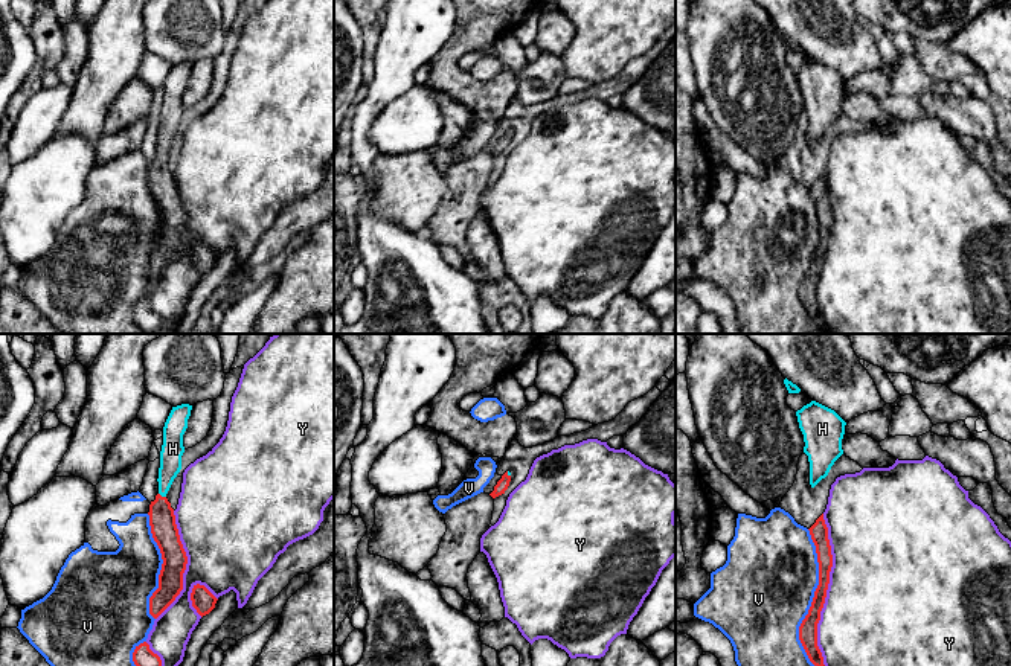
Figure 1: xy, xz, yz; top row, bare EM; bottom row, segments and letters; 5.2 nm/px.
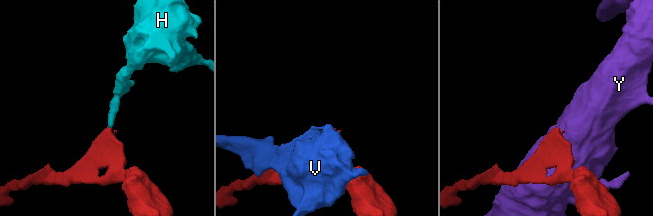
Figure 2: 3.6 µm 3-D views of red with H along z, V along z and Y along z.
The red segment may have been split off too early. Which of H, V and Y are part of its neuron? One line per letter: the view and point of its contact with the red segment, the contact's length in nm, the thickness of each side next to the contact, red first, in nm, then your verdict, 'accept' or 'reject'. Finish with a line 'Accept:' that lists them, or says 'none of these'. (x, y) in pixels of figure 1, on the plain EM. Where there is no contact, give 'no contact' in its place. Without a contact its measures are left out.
H: contact xy (160, 154); length 50 nm; calibres 140 and 120 nm; accept
V: contact yz (813, 259); length 750 nm; calibres 100 and 480 nm; reject
Y: contact yz (827, 247); length 800 nm; calibres 100 and 500 nm; reject
Accept: H

